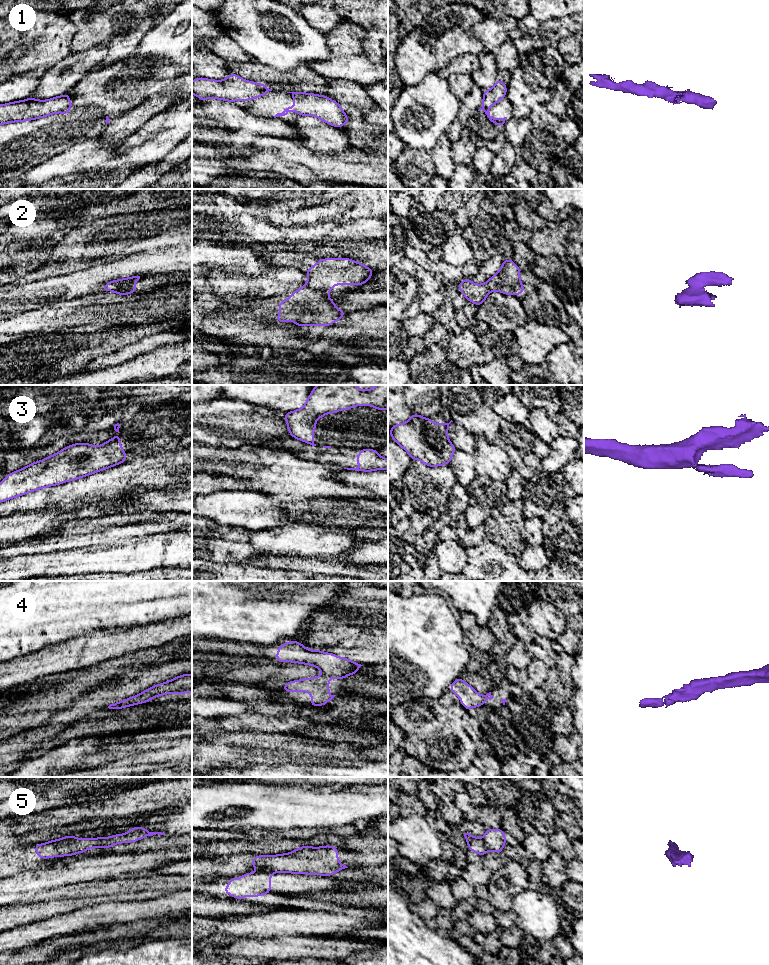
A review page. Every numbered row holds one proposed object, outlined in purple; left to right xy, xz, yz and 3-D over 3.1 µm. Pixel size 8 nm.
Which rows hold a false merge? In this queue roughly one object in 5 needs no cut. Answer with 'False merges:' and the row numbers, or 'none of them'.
False merges: 1, 2, 3, 4, 5

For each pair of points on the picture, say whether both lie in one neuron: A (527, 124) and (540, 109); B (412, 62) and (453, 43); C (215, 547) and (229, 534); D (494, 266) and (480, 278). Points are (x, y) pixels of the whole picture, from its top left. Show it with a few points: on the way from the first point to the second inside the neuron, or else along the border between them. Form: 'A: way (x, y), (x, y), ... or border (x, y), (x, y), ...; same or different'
A: border (513, 116), (528, 118); different
B: way (422, 55), (432, 55), (443, 44); same
C: way (218, 544), (226, 537); same
D: way (491, 267), (483, 275); same

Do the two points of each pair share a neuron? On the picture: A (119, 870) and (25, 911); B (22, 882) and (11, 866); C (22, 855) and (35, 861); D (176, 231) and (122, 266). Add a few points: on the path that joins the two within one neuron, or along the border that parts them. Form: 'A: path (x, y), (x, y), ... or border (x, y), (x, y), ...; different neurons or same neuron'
A: border (119, 877), (80, 881), (73, 884); different neurons
B: border (35, 869), (20, 871), (10, 876); different neurons
C: path (25, 858), (32, 858); same neuron
D: border (170, 245), (162, 248); different neurons

